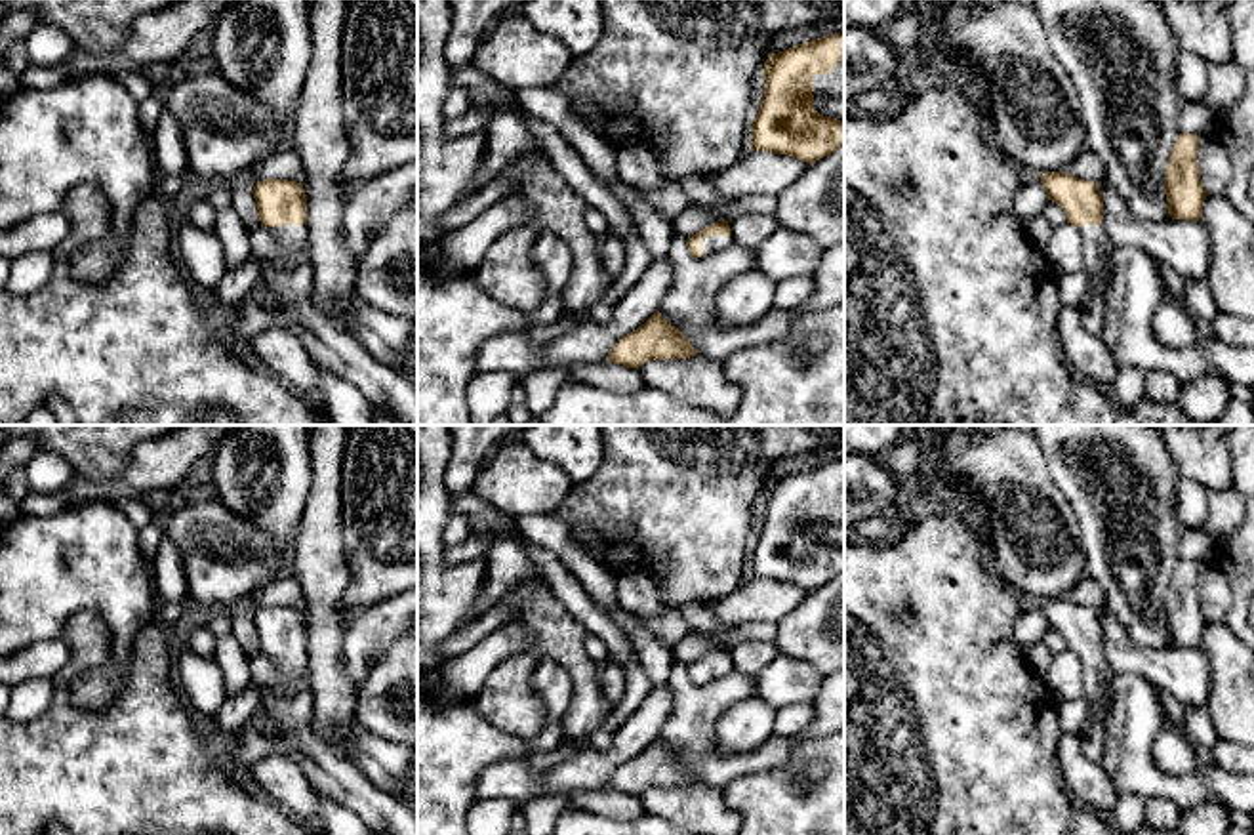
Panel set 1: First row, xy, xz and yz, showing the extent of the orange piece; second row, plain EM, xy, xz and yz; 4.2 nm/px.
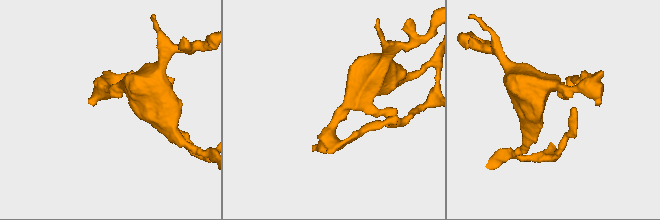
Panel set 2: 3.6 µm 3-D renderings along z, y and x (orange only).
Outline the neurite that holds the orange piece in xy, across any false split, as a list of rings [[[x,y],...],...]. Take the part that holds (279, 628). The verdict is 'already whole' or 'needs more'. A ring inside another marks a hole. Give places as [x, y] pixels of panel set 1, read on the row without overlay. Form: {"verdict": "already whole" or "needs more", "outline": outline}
{"verdict": "needs more", "outline": [[[263,606],[252,616],[261,652],[274,663],[278,677],[271,694],[284,696],[290,681],[307,679],[307,621],[303,610]]]}

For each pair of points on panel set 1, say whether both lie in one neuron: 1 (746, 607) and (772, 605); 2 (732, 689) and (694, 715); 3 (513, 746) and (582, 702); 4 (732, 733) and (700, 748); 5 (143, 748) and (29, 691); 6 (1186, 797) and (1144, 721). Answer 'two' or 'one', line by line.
1: one
2: one
3: two
4: two
5: two
6: one

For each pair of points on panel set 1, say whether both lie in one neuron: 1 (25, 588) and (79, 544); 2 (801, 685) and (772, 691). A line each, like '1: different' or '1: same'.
1: same
2: same

